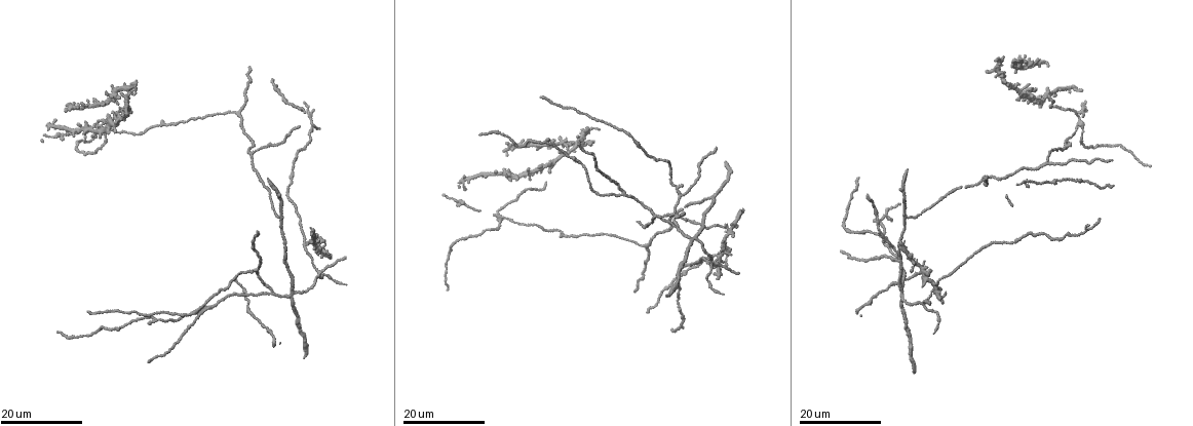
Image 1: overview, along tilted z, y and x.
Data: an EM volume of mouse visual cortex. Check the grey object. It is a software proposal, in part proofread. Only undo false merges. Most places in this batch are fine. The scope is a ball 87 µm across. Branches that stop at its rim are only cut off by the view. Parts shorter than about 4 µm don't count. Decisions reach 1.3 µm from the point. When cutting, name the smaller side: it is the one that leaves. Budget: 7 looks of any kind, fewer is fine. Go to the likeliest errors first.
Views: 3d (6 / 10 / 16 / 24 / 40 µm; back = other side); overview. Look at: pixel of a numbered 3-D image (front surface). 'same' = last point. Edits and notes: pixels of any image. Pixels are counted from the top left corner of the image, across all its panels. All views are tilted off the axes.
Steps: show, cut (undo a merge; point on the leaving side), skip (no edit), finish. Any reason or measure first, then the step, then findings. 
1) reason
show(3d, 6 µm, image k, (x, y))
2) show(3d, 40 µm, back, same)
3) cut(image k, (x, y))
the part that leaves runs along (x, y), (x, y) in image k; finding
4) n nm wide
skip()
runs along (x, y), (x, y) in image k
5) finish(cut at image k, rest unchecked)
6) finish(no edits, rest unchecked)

three-way junction
show(3d, 24 µm, image 1, (246, 296))

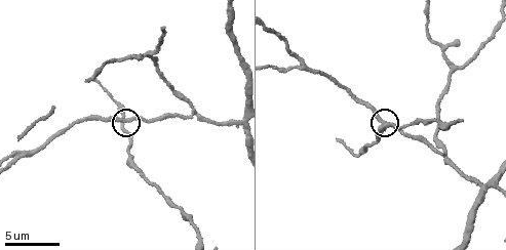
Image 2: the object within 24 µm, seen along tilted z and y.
zoom in
show(3d, 6 µm, image 2, (130, 120))

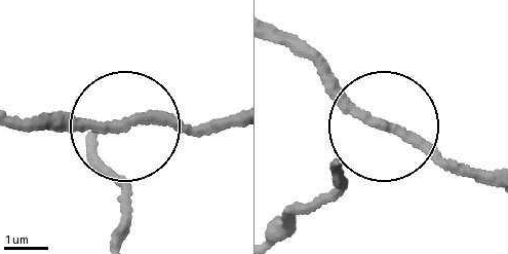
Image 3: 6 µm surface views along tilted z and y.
3 arms
skip()
runs along (235, 114), (129, 123), (122, 180) in image 3; one neuron here

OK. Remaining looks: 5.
three-way junction
show(3d, 16 µm, image 2, (191, 115))

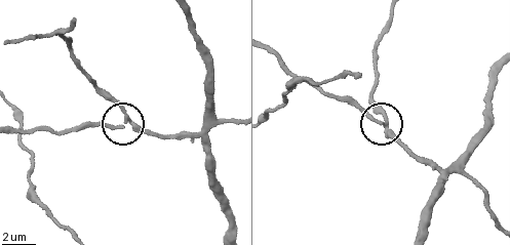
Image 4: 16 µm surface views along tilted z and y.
show(3d, 16 µm, back, image 4, (124, 124))

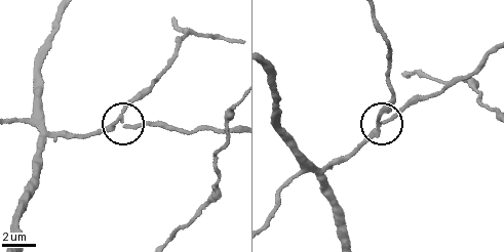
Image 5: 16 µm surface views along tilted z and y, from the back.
side arm 64 µm
skip()
runs along (270, 67), (281, 131), (315, 166), (374, 137), (391, 102) in image 5; one neuron here

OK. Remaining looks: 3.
a fork
show(3d, 10 µm, image 2, (239, 125))

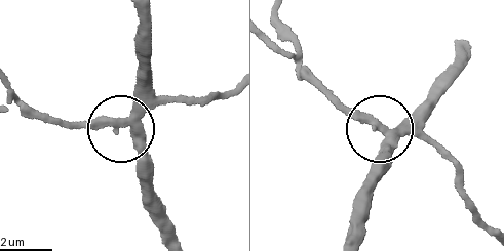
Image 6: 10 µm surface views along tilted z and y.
3 arms
skip()
continuous, no second neuron

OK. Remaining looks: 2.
two arms in line, one across
show(3d, 10 µm, image 2, (300, 64))

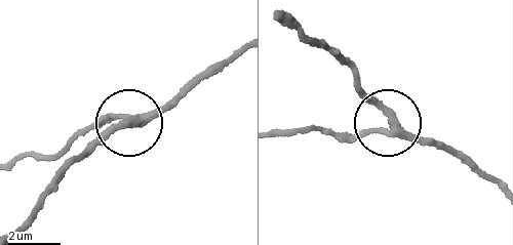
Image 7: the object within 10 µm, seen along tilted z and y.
show(3d, 6 µm, image 7, (395, 124))

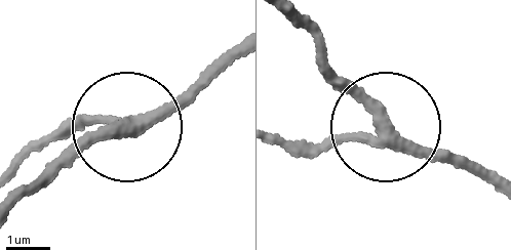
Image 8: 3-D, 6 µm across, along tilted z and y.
3 arms
skip()
runs along (231, 52), (144, 123), (43, 171) in image 8; all the same neuron

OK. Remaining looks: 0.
finish(no edits, rest unchecked)

